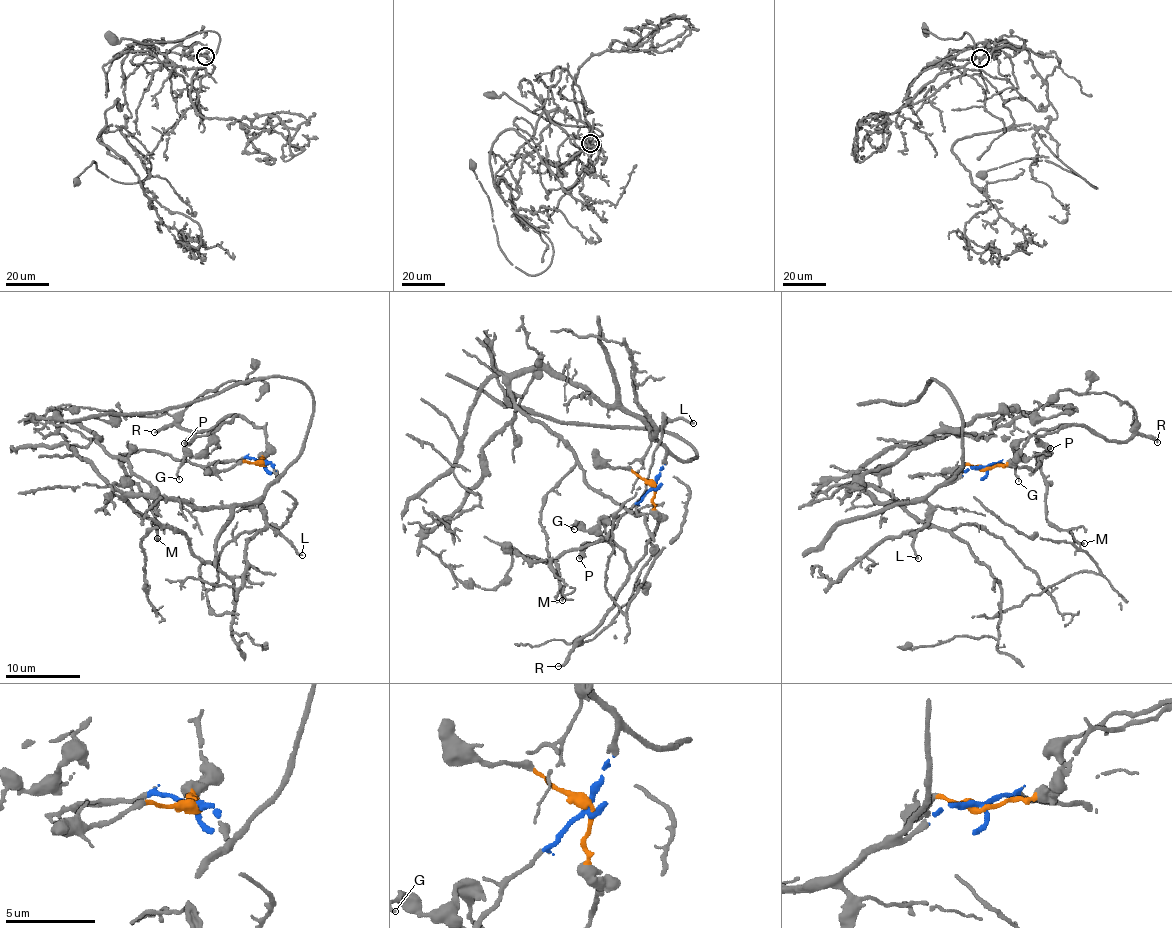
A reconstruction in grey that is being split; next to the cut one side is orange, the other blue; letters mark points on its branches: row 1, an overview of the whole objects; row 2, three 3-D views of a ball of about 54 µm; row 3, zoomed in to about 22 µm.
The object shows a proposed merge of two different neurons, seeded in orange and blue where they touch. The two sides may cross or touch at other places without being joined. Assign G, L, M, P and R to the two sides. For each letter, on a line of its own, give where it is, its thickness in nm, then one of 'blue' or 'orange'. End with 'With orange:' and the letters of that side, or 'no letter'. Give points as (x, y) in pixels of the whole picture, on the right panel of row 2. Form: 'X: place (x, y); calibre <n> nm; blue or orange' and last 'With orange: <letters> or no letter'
G: place (1018, 481); calibre 170 nm; orange
L: place (918, 558); calibre 190 nm; blue
M: place (1084, 543); calibre 220 nm; blue
P: place (1050, 448); calibre 500 nm; orange
R: place (1157, 442); calibre 200 nm; orange
With orange: G, P, R

